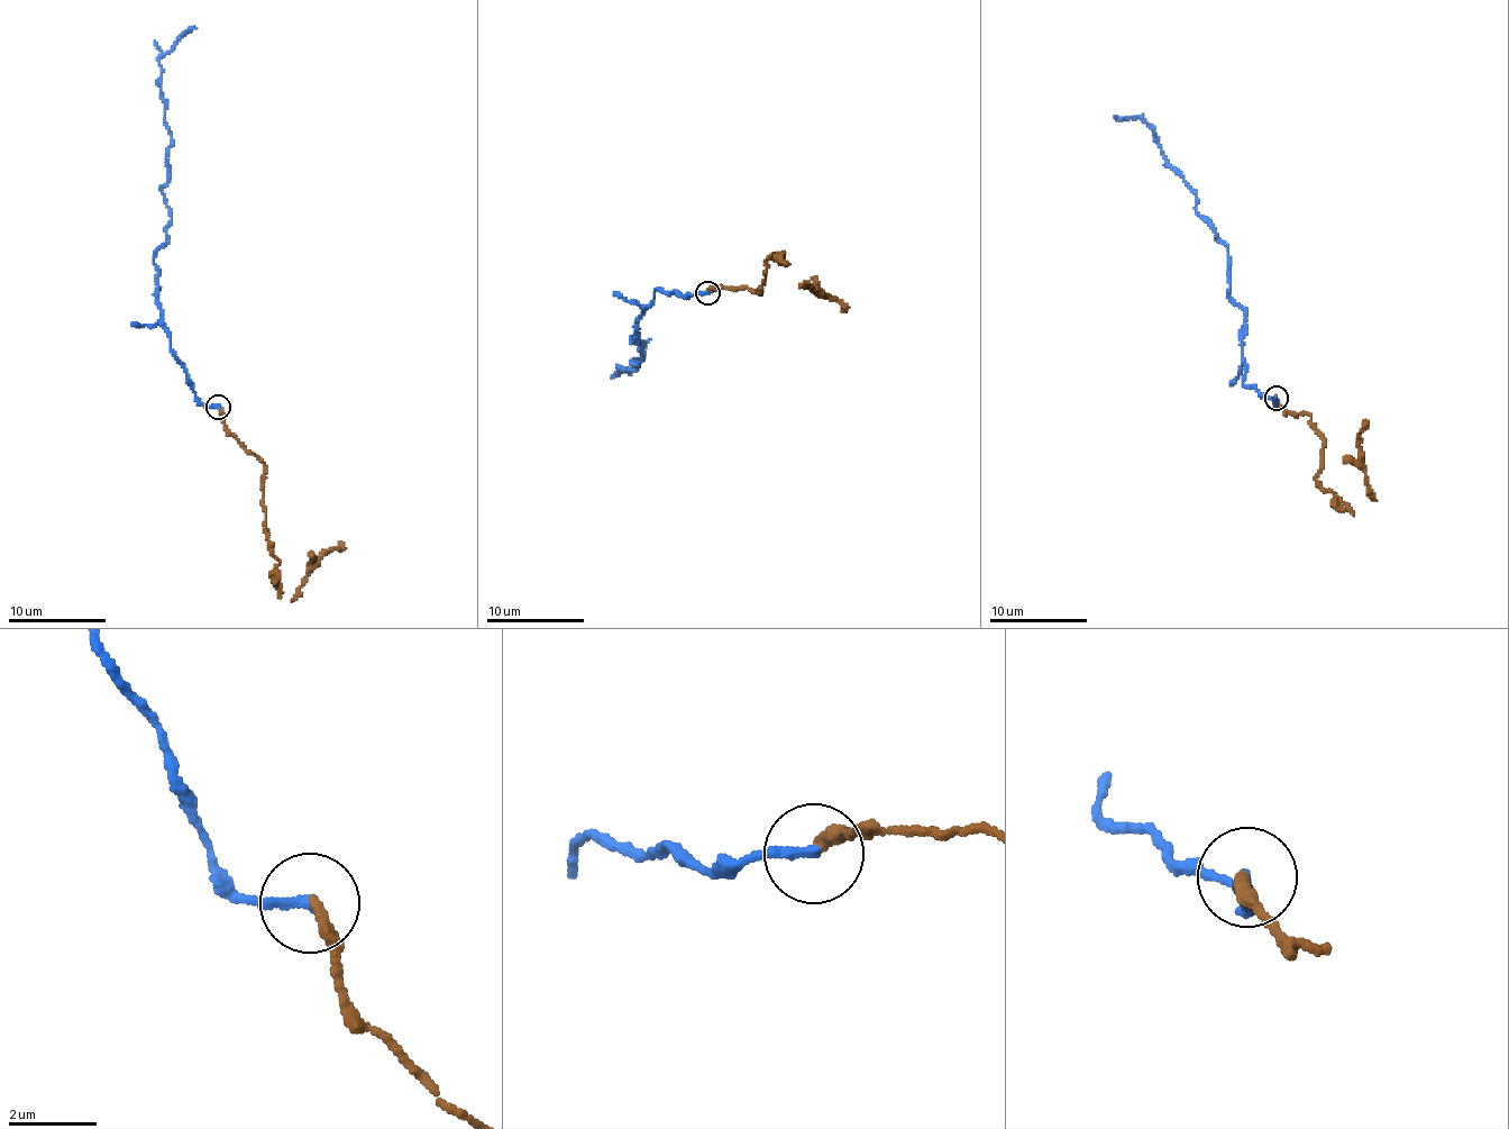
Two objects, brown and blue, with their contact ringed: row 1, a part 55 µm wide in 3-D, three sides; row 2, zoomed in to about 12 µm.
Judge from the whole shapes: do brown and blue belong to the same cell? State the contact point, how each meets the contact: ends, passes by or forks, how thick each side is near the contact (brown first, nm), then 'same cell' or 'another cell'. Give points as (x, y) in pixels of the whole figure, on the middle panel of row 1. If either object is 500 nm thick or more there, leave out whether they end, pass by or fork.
at (707, 293); brown ends there; blue ends there; 280 nm thick on the brown side, 240 nm on the other; same cell

